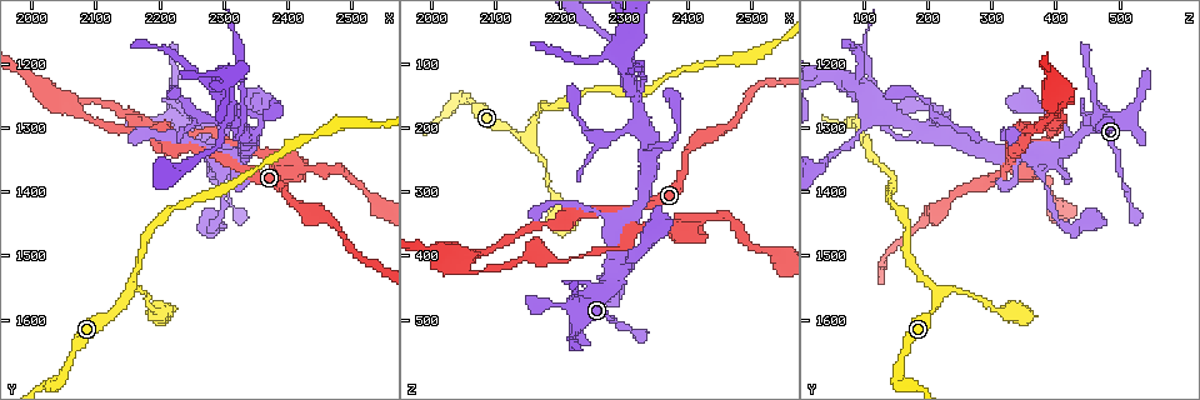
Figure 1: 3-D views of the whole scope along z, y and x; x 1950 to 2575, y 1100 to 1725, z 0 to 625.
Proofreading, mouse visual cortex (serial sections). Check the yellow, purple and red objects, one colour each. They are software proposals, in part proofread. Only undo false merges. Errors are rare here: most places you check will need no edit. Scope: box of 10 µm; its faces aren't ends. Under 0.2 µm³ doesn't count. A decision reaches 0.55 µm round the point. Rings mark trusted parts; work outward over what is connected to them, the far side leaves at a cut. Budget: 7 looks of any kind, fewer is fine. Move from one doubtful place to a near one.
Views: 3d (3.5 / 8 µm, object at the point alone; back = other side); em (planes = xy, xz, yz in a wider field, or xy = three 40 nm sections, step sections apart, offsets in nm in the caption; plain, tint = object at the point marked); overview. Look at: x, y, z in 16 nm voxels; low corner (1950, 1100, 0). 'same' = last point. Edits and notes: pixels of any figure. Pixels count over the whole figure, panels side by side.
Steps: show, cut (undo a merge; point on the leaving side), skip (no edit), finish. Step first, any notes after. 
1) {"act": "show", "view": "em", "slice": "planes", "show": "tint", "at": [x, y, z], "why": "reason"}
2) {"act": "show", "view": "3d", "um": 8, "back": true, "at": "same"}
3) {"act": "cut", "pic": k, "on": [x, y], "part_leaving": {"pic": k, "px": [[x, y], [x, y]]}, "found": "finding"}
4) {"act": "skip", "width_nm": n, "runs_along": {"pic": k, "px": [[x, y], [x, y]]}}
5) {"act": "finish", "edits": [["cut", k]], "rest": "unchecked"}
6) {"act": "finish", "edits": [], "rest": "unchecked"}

{"act": "show", "view": "3d", "um": 3.5, "at": [2150, 1565, 220], "why": "a narrow waist"}

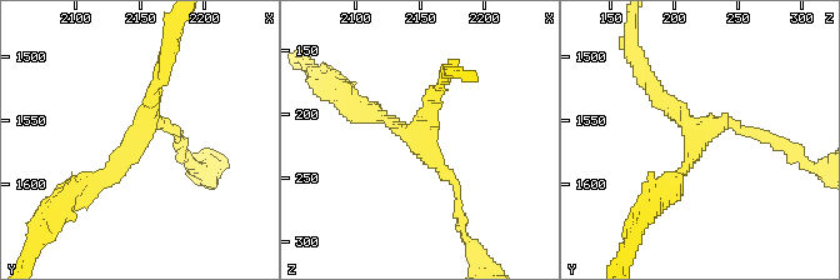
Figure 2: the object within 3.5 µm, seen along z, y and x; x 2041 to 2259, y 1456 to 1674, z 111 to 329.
{"act": "show", "view": "em", "slice": "xy", "step": 3, "show": "tint", "at": [2146, 1566, 216]}

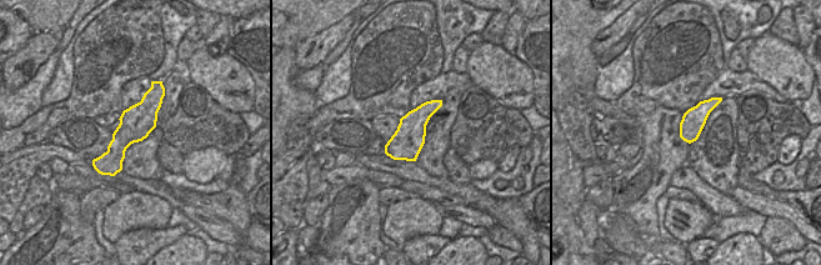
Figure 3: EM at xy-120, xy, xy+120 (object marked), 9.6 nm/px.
{"act": "skip", "runs_along": {"pic": 3, "px": [[154, 84], [144, 115], [101, 170]]}, "found": "one cell here"}

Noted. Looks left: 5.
{"act": "show", "view": "3d", "um": 8, "at": [2310, 1270, 115], "why": "branch point"}

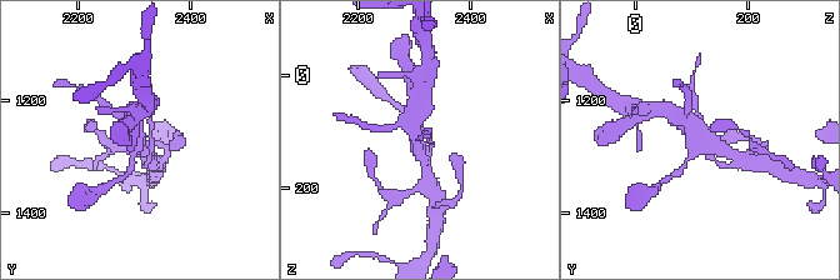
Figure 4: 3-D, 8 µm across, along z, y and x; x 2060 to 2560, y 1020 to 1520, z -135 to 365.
{"act": "show", "view": "3d", "um": 3.5, "at": "same"}

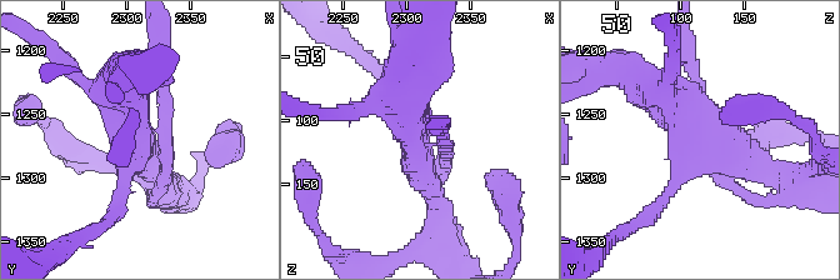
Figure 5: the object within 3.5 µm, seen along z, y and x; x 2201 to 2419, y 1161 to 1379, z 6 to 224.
{"act": "show", "view": "em", "slice": "xy", "step": 5, "show": "tint", "at": [2304, 1272, 116]}

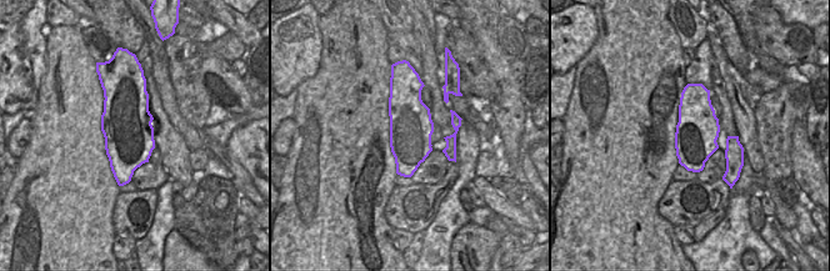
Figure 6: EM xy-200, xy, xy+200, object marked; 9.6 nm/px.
{"act": "skip", "runs_along": {"pic": 5, "px": [[769, 170], [704, 146], [644, 85]]}, "found": "one cell here"}

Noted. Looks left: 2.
{"act": "show", "view": "3d", "um": 3.5, "at": [2055, 1260, 405]}

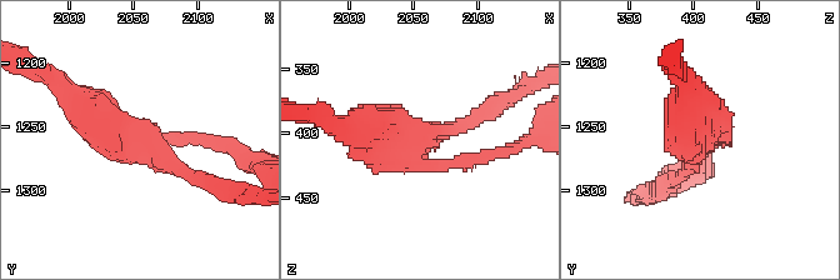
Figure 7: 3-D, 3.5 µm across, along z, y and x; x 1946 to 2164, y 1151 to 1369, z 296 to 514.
{"act": "show", "view": "em", "slice": "xy", "step": 1, "show": "tint", "at": [2052, 1258, 406], "why": "now the EM"}

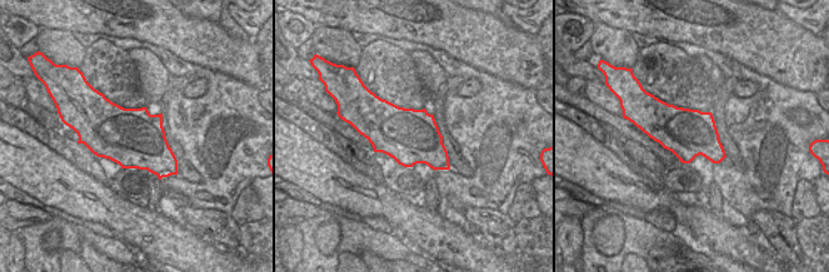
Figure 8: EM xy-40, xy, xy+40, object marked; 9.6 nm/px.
{"act": "cut", "pic": 7, "on": [193, 136], "part_leaving": {"pic": 7, "px": [[418, 160], [460, 164], [533, 138]]}, "found": "two cells meet here"}

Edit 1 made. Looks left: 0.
{"act": "finish", "edits": [["cut", 7]], "rest": "unchecked"}

